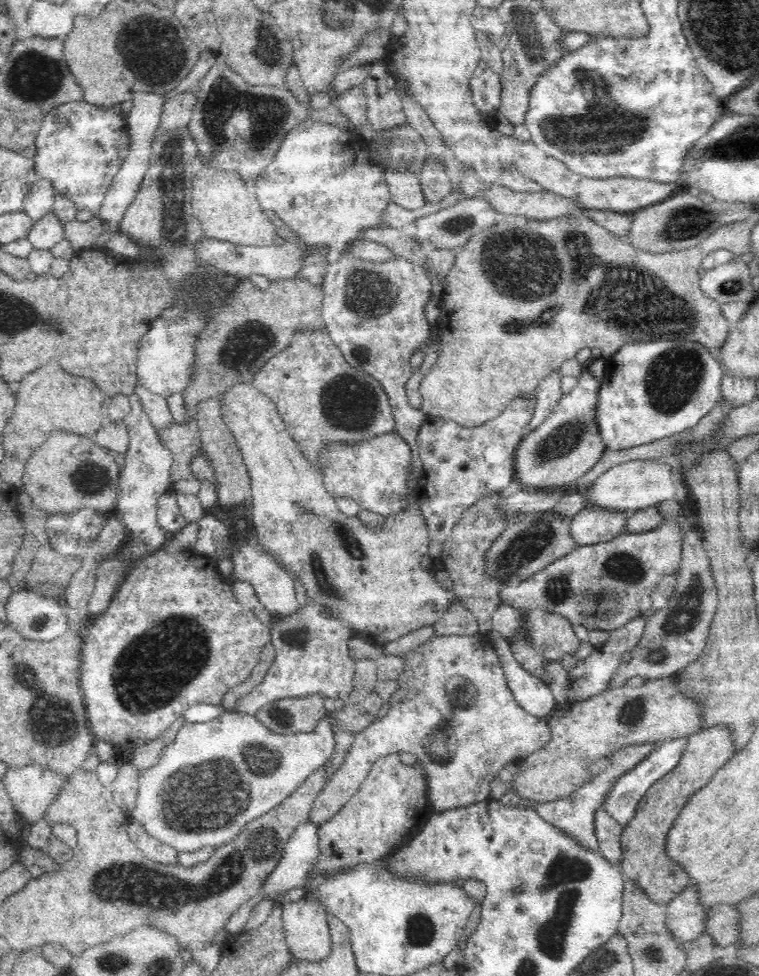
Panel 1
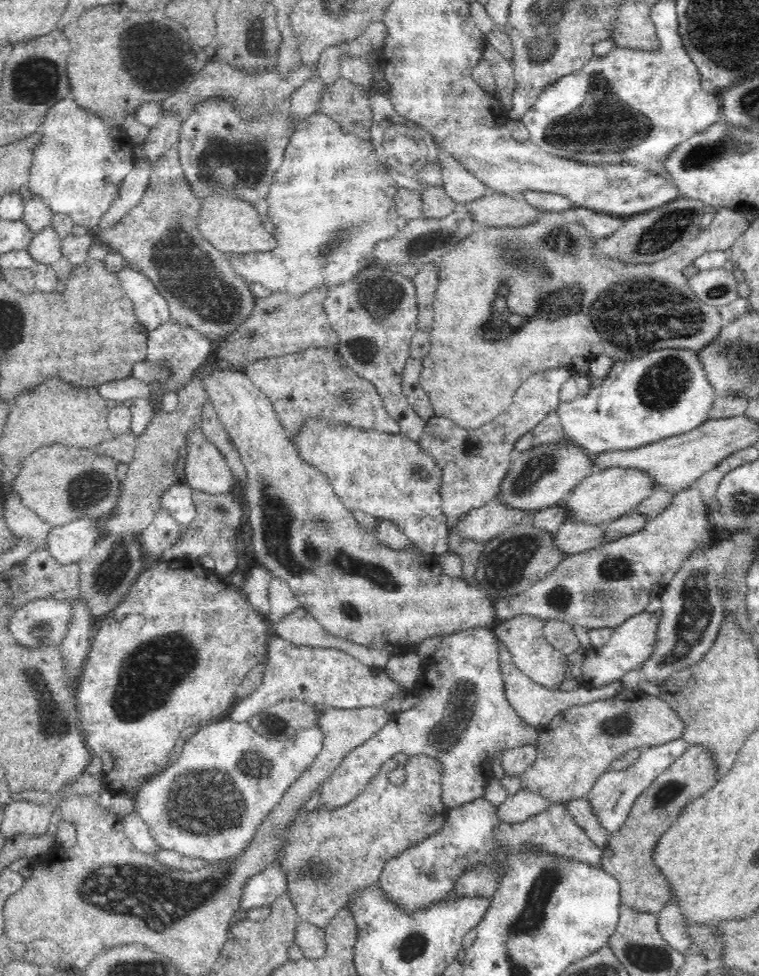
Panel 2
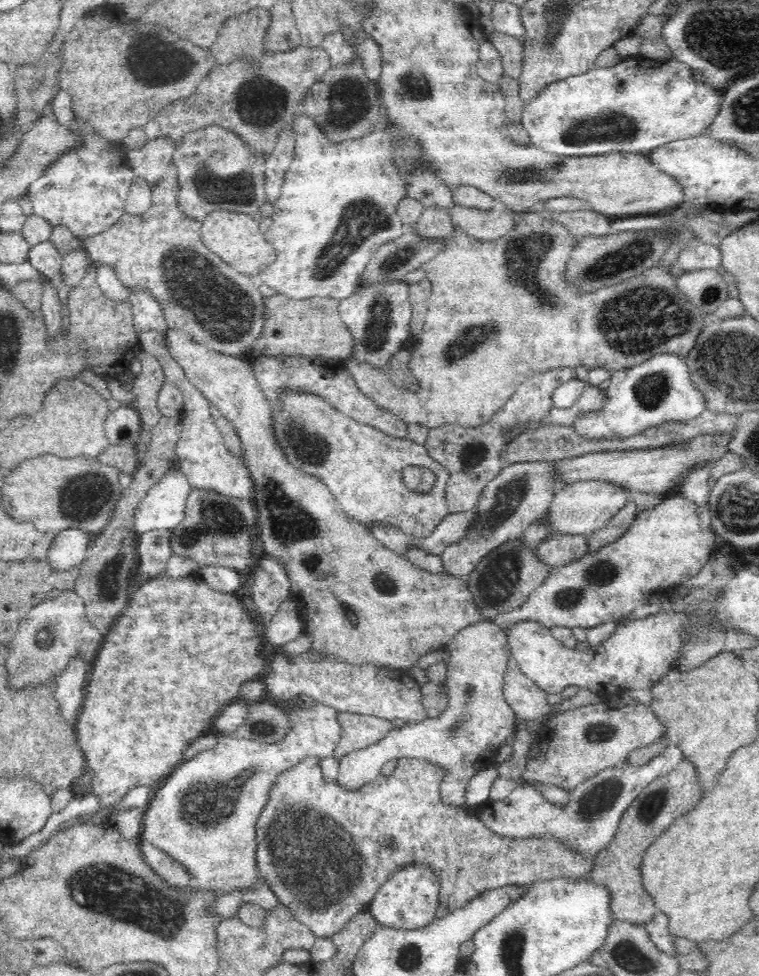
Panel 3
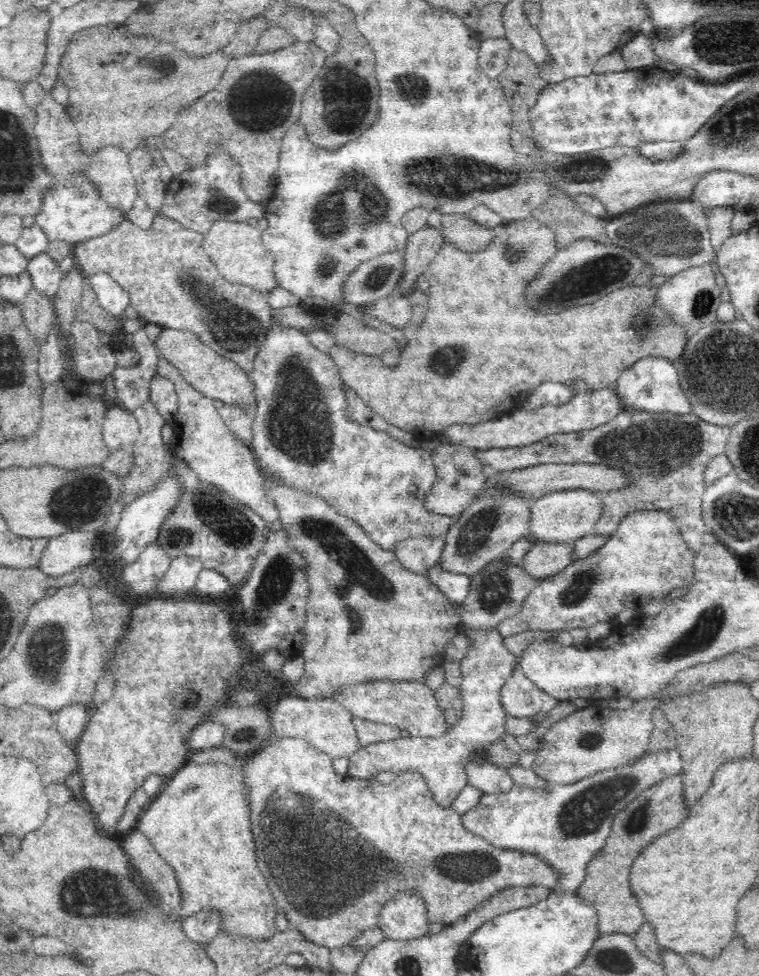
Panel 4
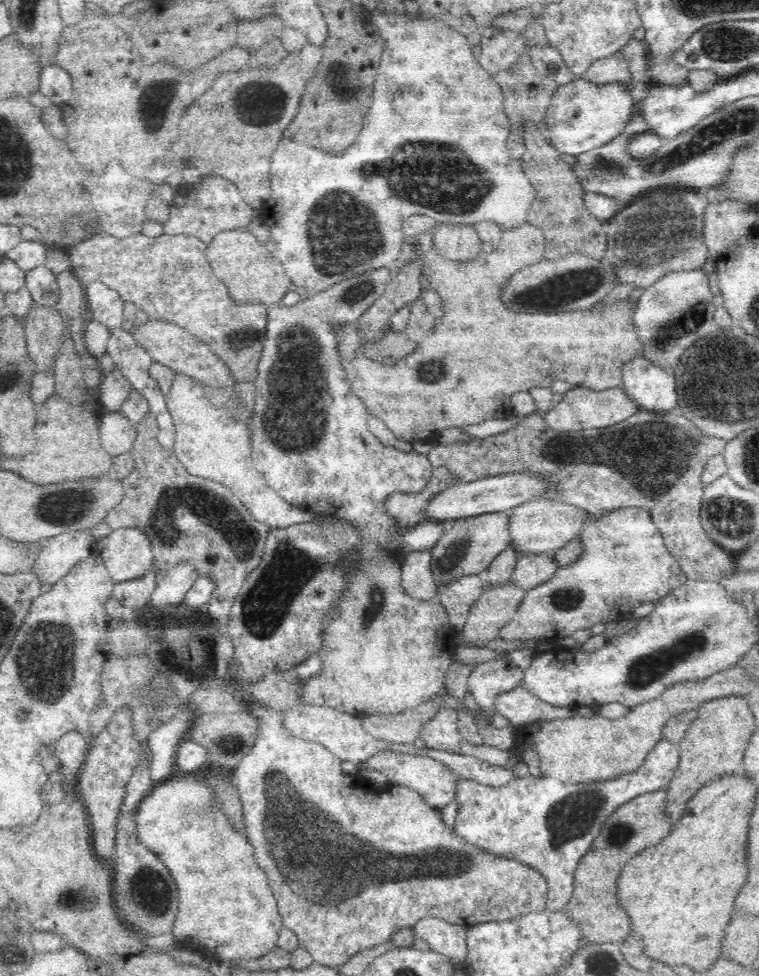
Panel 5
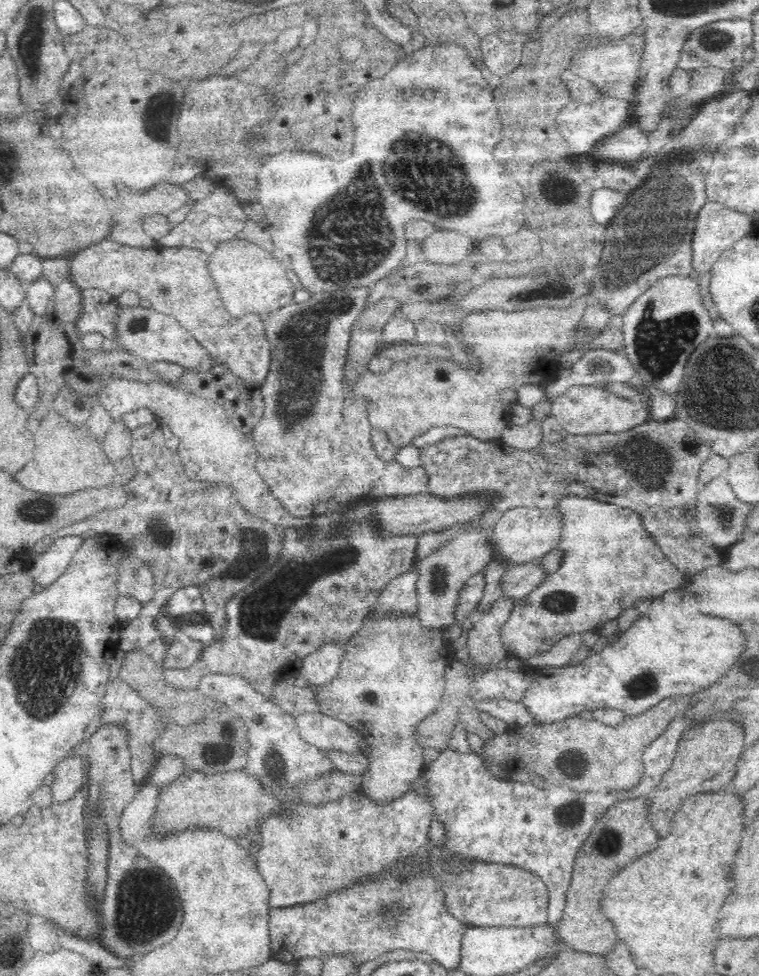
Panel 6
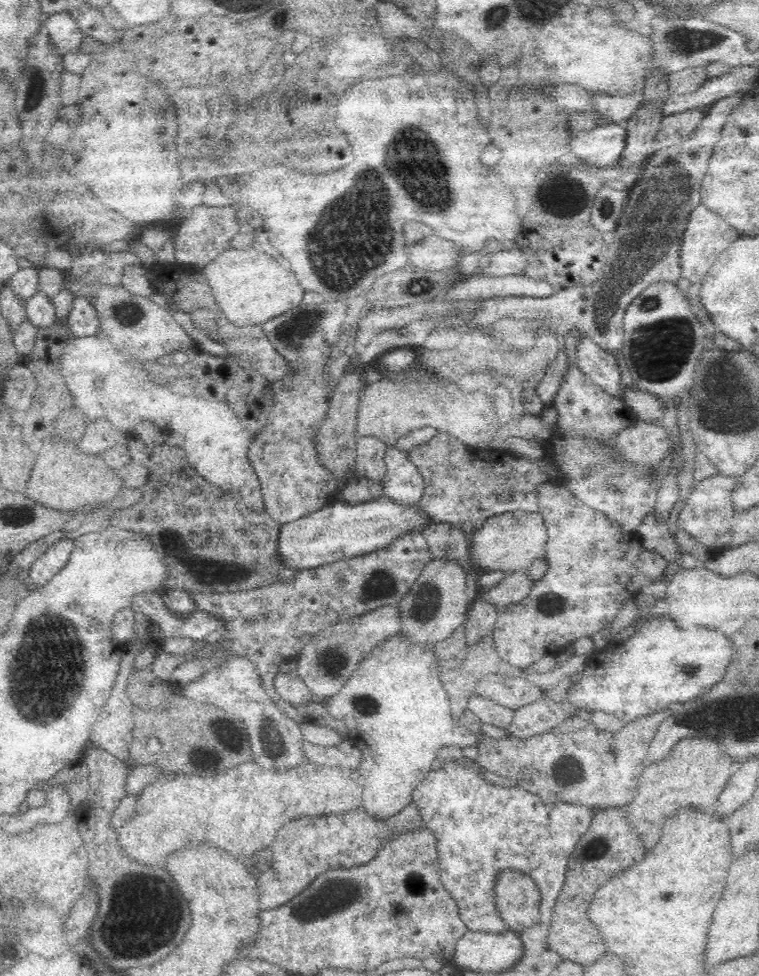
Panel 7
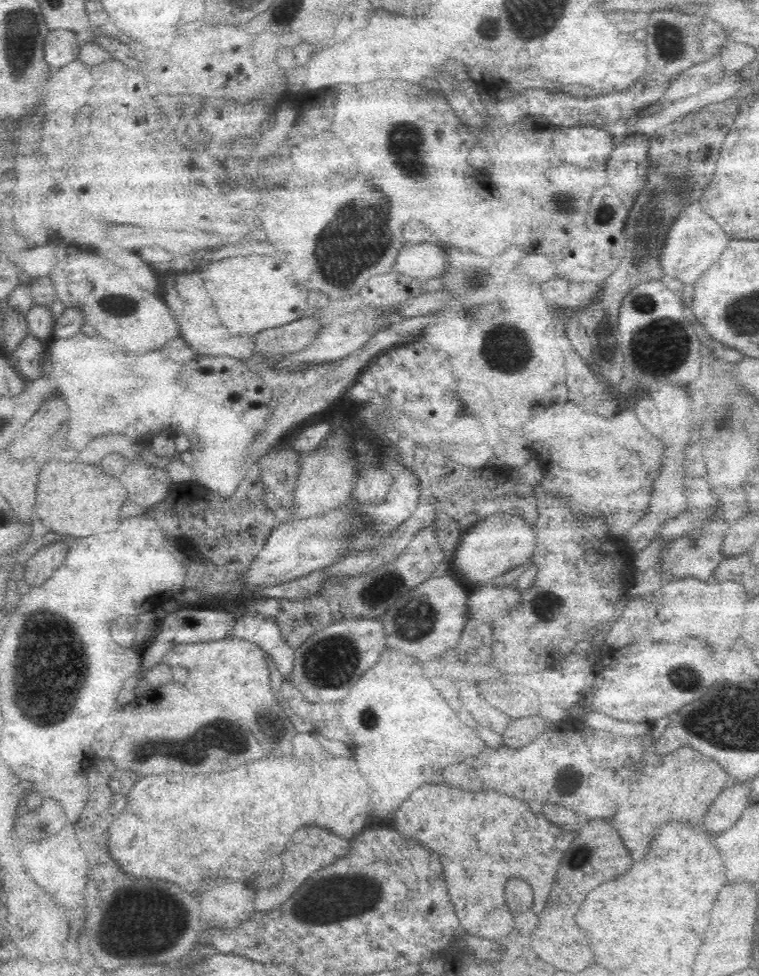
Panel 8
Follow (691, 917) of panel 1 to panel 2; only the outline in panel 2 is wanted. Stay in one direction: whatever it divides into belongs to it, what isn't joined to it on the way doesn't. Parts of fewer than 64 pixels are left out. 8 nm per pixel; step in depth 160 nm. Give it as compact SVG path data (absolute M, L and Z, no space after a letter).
M670 901L663 906L658 915L658 930L661 937L674 950L688 953L691 940L686 934L688 926L684 924L684 915L680 905L676 901Z

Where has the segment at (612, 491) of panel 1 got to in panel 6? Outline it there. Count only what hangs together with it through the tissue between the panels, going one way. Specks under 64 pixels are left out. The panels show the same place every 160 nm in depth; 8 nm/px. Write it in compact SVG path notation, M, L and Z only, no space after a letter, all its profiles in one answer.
M518 506L504 511L501 518L492 528L492 535L489 536L491 545L495 549L495 558L506 564L533 563L543 558L548 552L557 548L562 532L562 513L555 508L542 509L528 506Z

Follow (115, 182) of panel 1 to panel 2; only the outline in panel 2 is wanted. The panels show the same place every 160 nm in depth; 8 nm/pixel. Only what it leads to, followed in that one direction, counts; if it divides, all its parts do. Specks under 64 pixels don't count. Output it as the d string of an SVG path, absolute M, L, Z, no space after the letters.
M137 158L133 166L134 168L120 184L116 200L112 202L112 206L104 214L104 218L100 218L97 225L100 229L113 227L130 210L140 204L150 182L152 165L145 158Z

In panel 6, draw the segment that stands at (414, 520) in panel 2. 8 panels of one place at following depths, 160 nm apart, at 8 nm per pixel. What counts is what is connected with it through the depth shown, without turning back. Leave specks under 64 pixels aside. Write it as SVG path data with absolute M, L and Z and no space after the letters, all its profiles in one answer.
M342 288L334 292L324 292L324 294L314 294L308 301L302 304L291 303L264 318L267 340L271 347L270 372L264 382L257 385L255 389L261 393L265 410L262 412L263 418L258 425L250 432L256 451L256 468L260 476L268 485L269 491L283 504L283 507L296 518L306 518L306 516L318 516L334 508L338 503L349 501L350 498L365 498L368 501L387 496L408 496L427 492L428 475L421 466L416 466L412 470L407 470L398 461L390 460L384 462L378 458L371 443L372 424L368 419L368 403L363 397L358 396L351 384L345 384L344 371L347 363L348 350L351 340L351 330L359 320L362 312L368 307L368 297L372 288Z

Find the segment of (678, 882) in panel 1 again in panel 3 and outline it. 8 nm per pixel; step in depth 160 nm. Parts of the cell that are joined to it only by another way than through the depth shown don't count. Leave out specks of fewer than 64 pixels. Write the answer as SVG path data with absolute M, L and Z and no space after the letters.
M684 760L675 770L672 770L672 772L665 776L656 778L649 786L646 786L638 798L624 811L616 836L601 851L601 855L595 857L592 870L587 876L592 882L601 884L610 891L610 895L612 895L610 912L614 920L623 920L632 924L645 924L656 914L658 911L656 905L654 905L652 897L648 895L641 881L640 868L642 857L652 842L664 834L676 818L680 818L682 814L686 814L688 810L692 810L692 804L696 804L700 798L702 798L702 785L698 781L696 767L689 761Z

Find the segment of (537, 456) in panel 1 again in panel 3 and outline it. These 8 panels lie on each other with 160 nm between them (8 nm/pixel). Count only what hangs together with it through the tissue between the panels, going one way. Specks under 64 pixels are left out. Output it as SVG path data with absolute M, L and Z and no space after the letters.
M514 462L504 468L484 487L473 511L475 517L470 530L460 540L446 547L441 560L446 572L453 576L469 575L488 554L505 542L514 541L527 532L529 526L547 514L557 492L568 483L555 478L553 462Z

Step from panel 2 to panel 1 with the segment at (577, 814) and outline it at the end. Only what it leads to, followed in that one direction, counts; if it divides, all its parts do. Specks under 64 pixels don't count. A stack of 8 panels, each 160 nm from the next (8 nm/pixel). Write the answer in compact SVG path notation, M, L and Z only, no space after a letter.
M603 808L595 812L596 838L599 842L598 852L612 865L619 866L622 860L620 837L624 825L620 825L612 816L606 814Z

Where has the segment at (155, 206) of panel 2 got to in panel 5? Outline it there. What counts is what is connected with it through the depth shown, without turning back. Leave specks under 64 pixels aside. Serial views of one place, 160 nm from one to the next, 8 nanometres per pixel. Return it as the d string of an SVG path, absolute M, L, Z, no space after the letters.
M94 234L94 236L90 236L89 238L84 239L82 242L79 242L77 245L70 246L70 250L68 250L69 257L71 260L71 268L70 270L76 276L76 279L84 286L88 284L100 281L112 290L116 291L116 293L120 294L120 297L124 301L130 301L136 304L136 307L142 311L144 311L148 315L149 321L152 320L160 320L164 322L172 322L182 328L188 329L196 338L200 340L204 345L207 345L212 353L215 353L220 359L224 361L224 364L230 369L230 372L233 374L237 383L240 382L255 382L257 378L257 370L260 362L260 358L262 357L264 342L265 342L265 334L267 331L267 320L269 310L264 304L260 306L260 304L244 304L244 306L238 306L238 304L234 304L234 300L230 300L230 296L228 296L228 290L226 290L226 286L212 274L212 270L210 270L210 264L206 262L206 244L202 242L202 240L198 240L198 238L186 238L186 236L160 236L160 238L138 238L138 236L128 236L128 238L124 238L124 240L118 240L118 238L114 238L113 236L108 236L108 234Z

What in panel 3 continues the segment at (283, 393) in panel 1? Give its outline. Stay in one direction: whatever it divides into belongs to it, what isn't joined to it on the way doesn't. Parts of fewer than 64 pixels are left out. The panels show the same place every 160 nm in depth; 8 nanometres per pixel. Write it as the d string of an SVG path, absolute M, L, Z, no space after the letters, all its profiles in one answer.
M299 355L260 357L252 366L259 387L272 404L279 405L282 391L308 391L324 398L341 414L362 425L377 428L394 438L408 436L408 424L392 415L390 411L380 408L371 398L364 396L357 387L353 376L347 371L340 359L321 357L300 357Z

